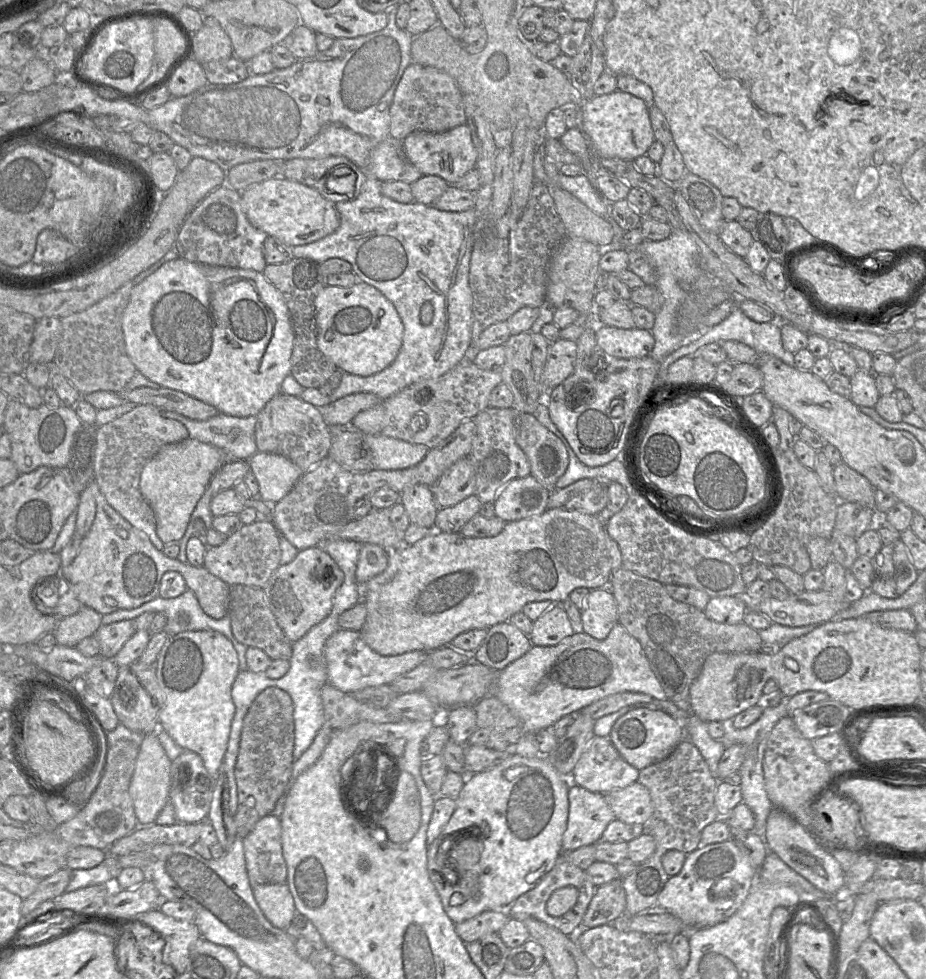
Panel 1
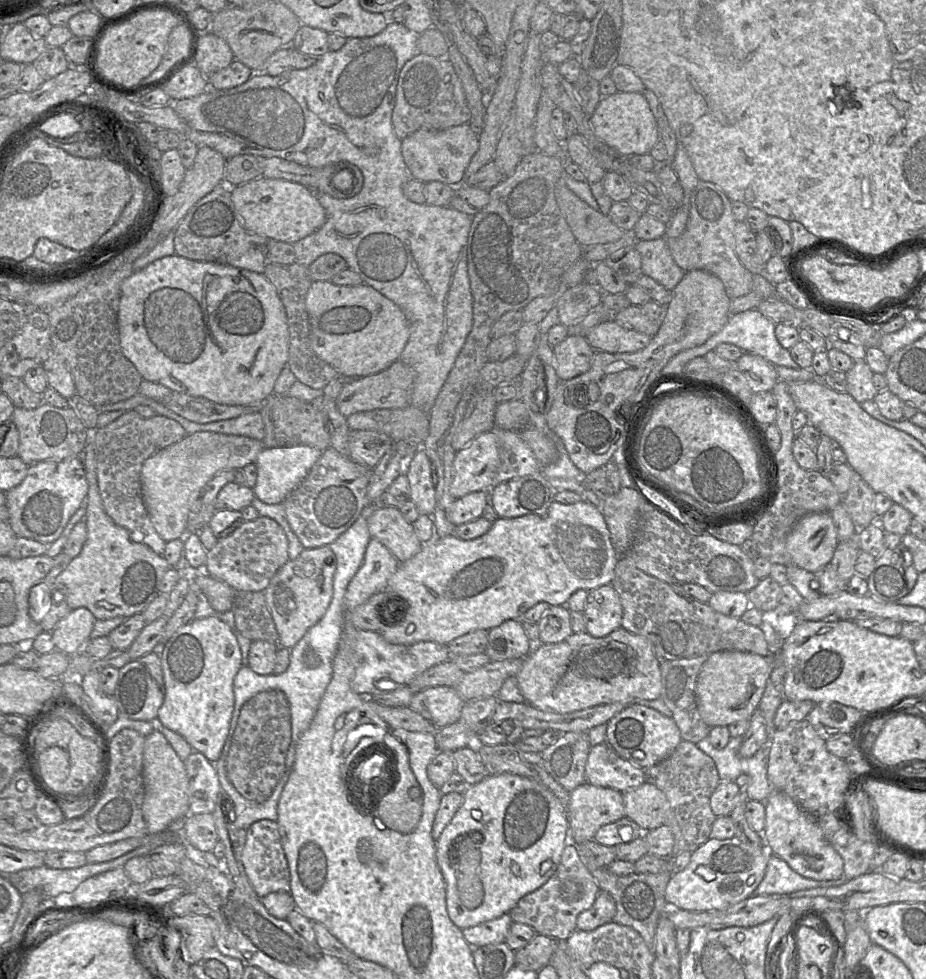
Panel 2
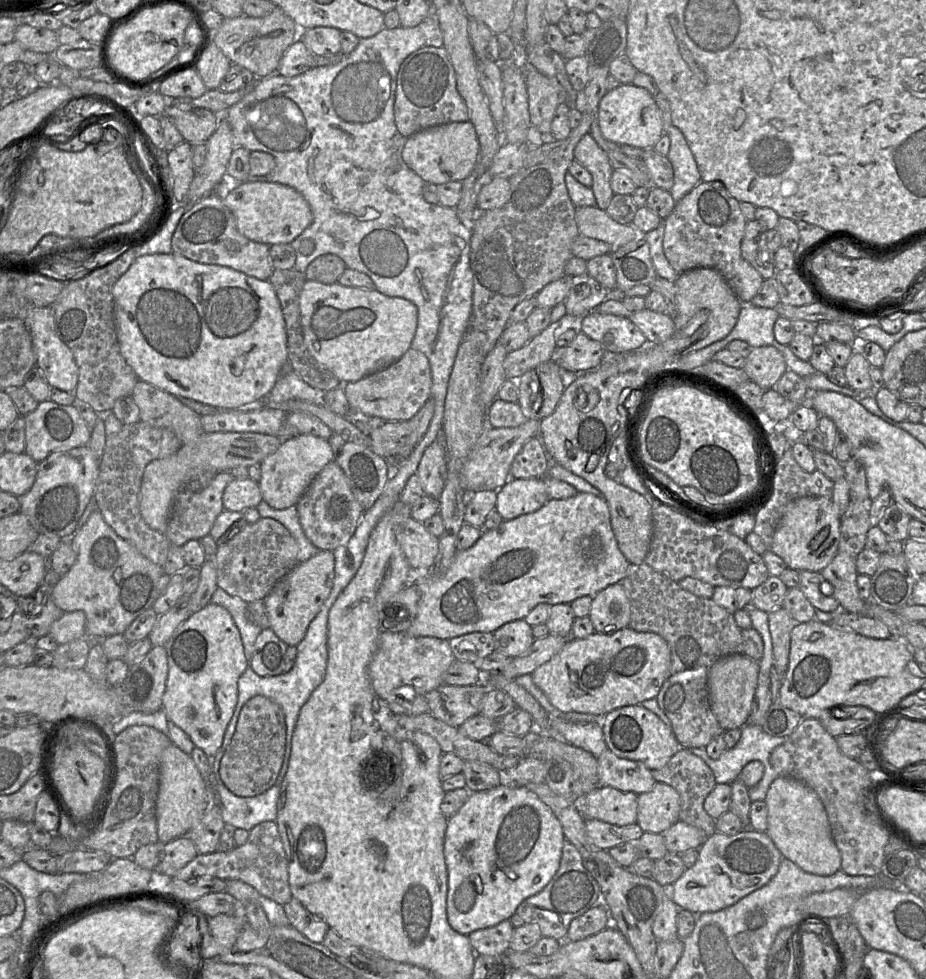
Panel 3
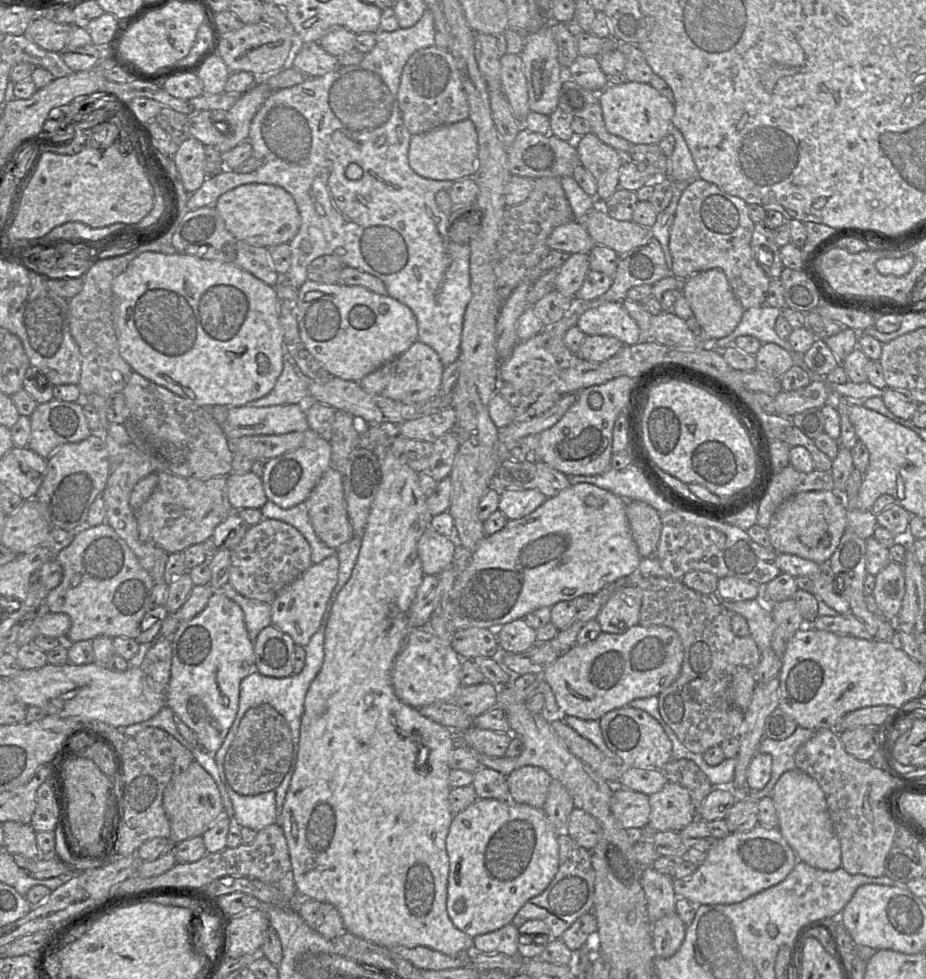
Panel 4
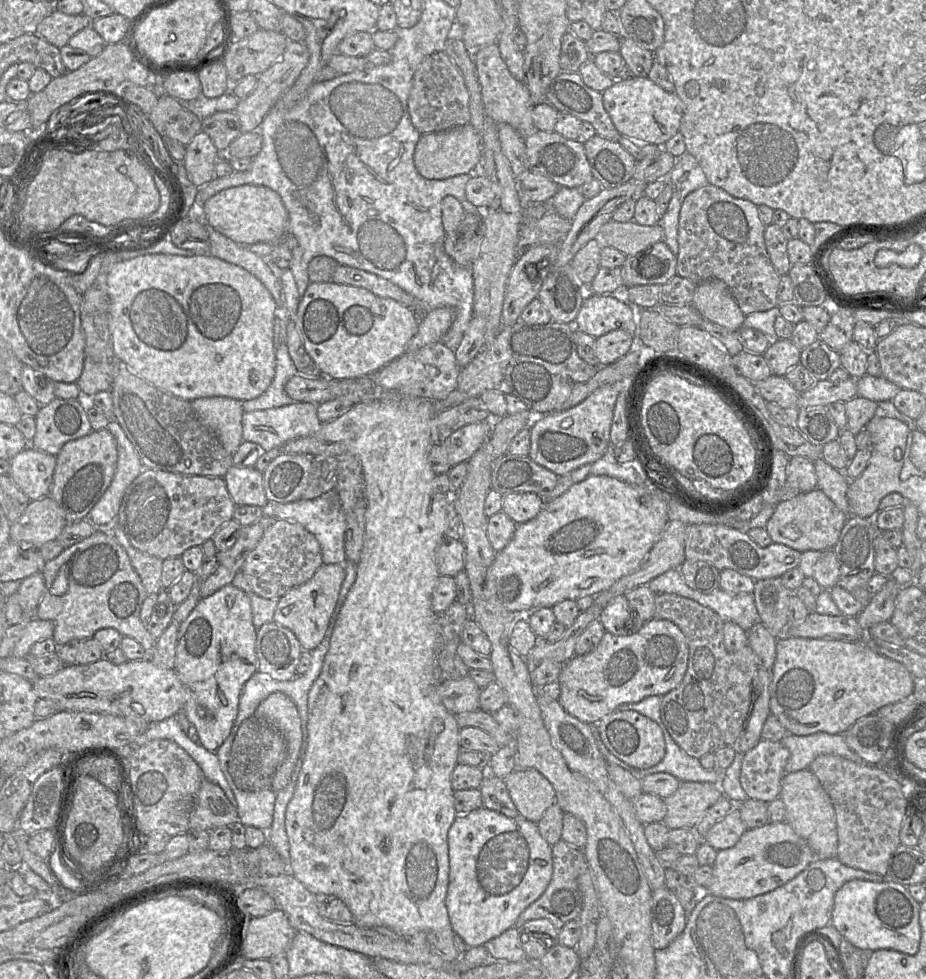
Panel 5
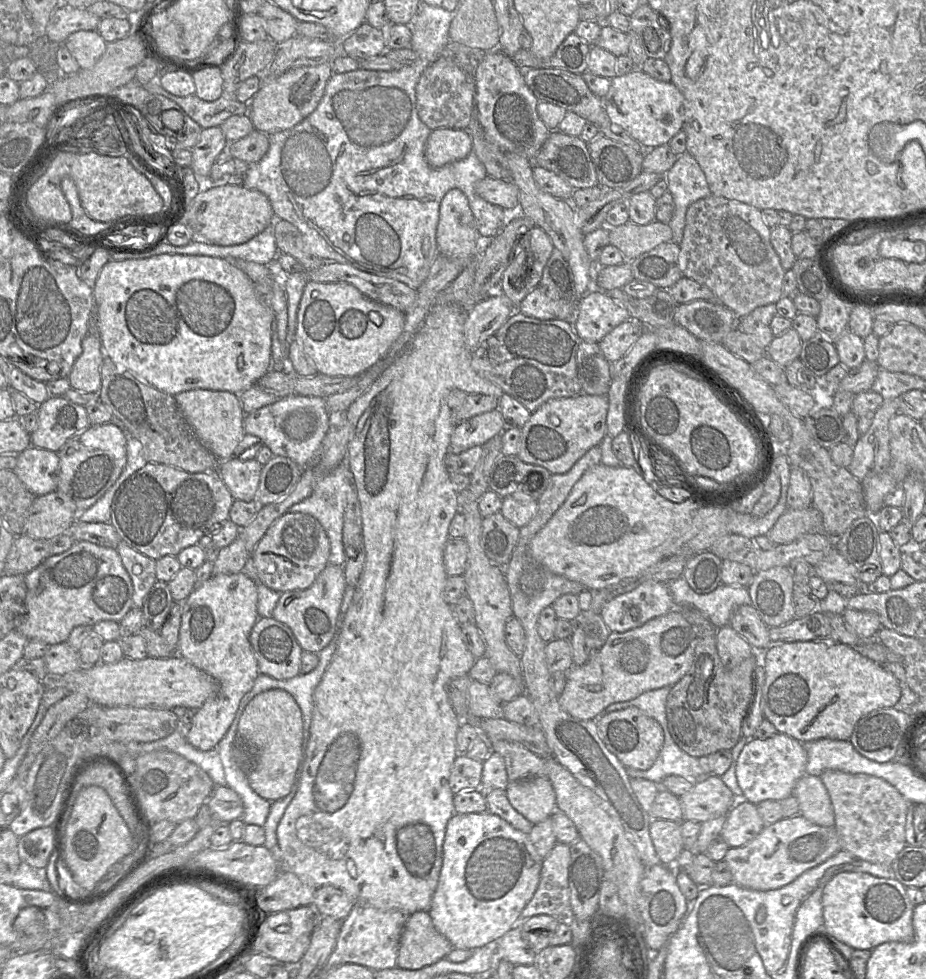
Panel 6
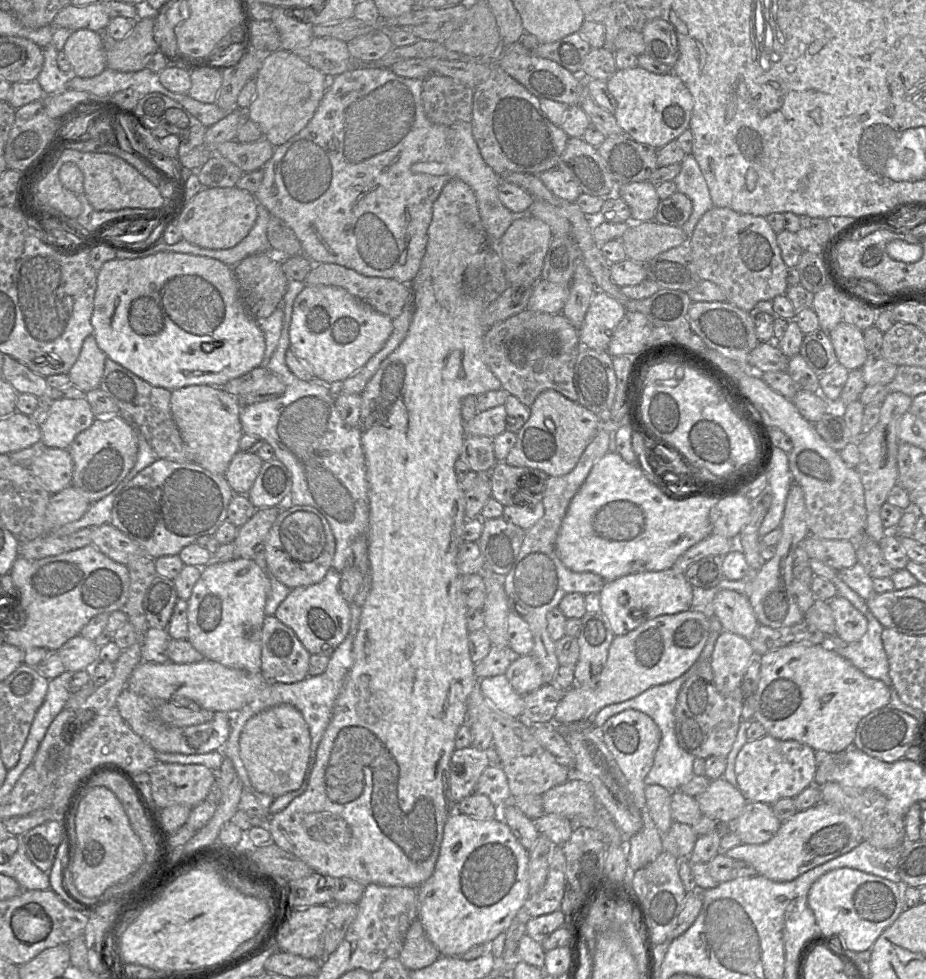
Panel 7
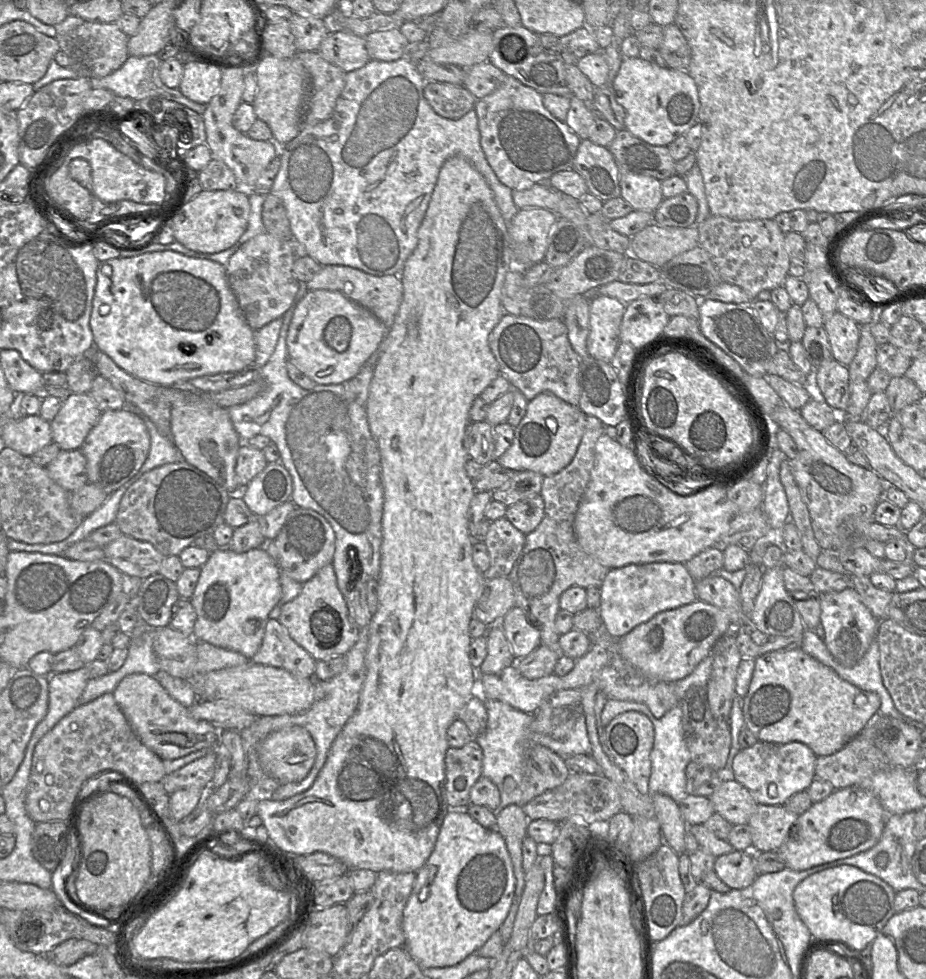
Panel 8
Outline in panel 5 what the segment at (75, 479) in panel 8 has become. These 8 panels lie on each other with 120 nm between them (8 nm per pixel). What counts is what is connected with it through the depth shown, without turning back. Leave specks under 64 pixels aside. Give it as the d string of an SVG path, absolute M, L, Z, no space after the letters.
M30 445L10 460L8 475L30 500L49 495L56 456L34 449Z

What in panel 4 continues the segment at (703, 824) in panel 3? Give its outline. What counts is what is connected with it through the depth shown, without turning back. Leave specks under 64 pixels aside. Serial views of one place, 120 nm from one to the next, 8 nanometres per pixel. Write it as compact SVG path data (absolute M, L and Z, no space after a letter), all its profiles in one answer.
M688 759L669 761L660 770L663 771L668 782L678 783L687 789L698 817L698 809L713 790L713 785L708 776L697 764Z

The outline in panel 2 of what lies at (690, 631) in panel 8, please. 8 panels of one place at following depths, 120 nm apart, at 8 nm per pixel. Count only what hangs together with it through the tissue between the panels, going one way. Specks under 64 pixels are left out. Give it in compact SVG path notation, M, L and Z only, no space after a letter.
M623 627L601 638L593 637L587 631L573 632L559 643L534 644L515 677L526 703L555 713L570 713L615 702L633 704L655 700L661 696L661 671L654 645L646 637L633 634Z

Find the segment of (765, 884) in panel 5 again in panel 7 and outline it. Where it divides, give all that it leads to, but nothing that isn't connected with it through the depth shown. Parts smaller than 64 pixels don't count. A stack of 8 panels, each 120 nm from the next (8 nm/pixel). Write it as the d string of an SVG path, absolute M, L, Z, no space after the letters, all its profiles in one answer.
M821 801L782 822L777 833L768 842L741 844L725 854L733 860L742 860L751 864L759 876L775 882L788 882L827 861L850 852L862 842L860 821L838 806Z

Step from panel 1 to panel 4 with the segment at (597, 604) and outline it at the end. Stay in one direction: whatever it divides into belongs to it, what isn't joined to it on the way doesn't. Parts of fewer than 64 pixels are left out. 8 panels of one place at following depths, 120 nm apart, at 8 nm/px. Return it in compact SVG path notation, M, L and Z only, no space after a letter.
M626 585L618 590L596 617L602 631L622 634L639 624L642 591L636 585Z

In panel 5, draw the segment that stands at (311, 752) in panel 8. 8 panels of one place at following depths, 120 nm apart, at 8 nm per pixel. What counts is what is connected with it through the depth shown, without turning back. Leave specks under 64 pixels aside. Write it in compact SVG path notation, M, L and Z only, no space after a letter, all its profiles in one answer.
M275 692L260 703L254 717L277 728L286 743L286 758L278 768L271 786L271 790L278 792L289 784L299 759L303 741L299 712L289 696Z

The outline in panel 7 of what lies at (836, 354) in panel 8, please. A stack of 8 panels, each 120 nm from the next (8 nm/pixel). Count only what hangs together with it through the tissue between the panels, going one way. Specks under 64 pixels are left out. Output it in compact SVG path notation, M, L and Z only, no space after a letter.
M841 321L828 335L838 363L849 371L860 369L868 355L864 343L863 331Z

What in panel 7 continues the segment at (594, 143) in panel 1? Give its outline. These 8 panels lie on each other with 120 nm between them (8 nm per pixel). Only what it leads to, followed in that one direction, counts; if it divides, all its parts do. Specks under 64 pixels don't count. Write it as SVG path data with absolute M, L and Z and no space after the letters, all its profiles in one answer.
M637 65L617 69L607 86L617 102L614 116L618 125L636 142L661 148L689 128L693 97L675 73L655 74Z

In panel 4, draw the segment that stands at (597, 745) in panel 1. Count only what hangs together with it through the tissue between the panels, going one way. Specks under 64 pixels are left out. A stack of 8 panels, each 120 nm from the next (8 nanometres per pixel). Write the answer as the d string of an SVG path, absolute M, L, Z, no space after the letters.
M628 767L621 774L619 785L616 787L641 792L649 796L660 791L667 783L668 780L660 769Z

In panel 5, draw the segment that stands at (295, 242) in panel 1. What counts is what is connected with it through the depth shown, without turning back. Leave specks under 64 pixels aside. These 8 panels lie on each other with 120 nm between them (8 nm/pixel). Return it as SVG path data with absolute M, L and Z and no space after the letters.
M241 185L220 191L202 207L202 219L233 242L250 246L277 243L287 232L288 213L279 194L260 185Z

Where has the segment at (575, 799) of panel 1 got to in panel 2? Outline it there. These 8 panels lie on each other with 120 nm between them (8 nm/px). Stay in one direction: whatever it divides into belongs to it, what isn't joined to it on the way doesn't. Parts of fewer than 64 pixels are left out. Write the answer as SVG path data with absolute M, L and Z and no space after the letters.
M584 783L569 792L569 841L585 844L603 825L625 817L623 793Z

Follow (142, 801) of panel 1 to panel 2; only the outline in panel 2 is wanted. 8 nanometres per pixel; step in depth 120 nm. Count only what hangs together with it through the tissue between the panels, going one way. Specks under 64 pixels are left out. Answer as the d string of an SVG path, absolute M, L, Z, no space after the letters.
M154 730L145 738L143 782L145 792L142 813L147 834L164 833L174 821L190 815L190 781L185 763L158 730Z

